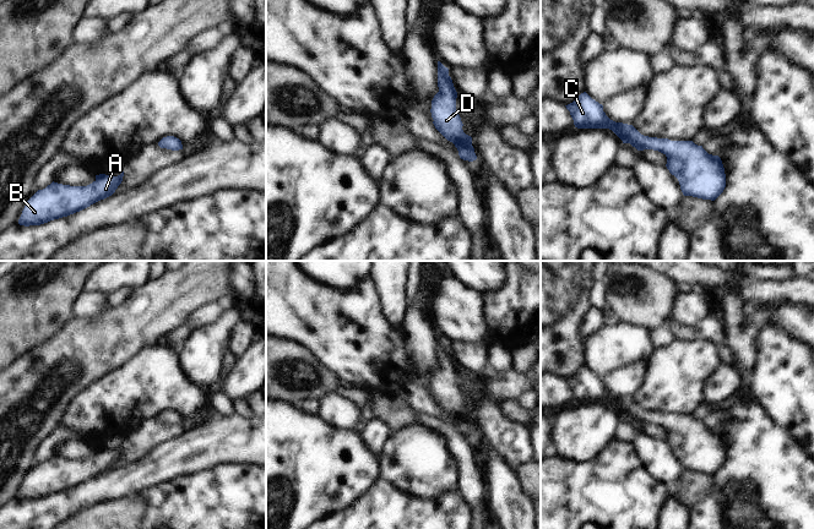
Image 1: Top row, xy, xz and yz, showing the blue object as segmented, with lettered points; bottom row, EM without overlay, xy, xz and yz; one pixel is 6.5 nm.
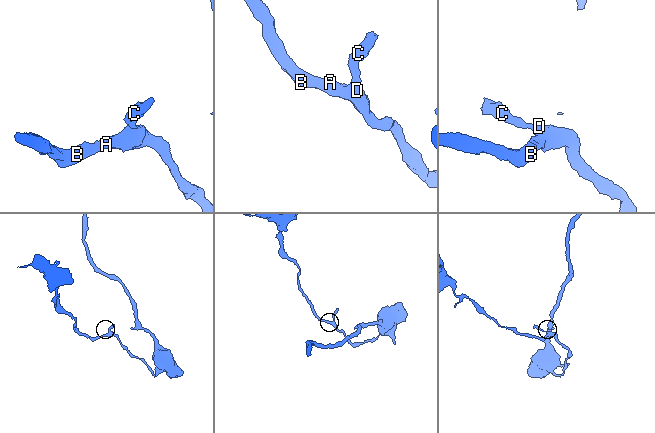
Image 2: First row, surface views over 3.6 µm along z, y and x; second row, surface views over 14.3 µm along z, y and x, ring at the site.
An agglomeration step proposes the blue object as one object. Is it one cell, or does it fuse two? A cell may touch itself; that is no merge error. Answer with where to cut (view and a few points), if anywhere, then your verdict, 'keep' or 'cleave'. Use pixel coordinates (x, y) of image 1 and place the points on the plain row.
no cut | keep

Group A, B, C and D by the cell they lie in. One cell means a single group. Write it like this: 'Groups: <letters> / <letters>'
Groups: A B C D

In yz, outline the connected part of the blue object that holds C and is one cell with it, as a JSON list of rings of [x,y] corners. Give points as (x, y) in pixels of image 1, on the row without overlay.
[[[586,366],[581,367],[572,377],[565,380],[570,386],[574,399],[577,403],[609,403],[623,418],[630,418],[637,425],[653,424],[667,431],[667,443],[674,449],[684,470],[715,475],[726,462],[726,448],[718,430],[709,429],[702,420],[693,415],[671,415],[641,409],[633,399],[615,397],[603,386],[603,380],[592,373]]]

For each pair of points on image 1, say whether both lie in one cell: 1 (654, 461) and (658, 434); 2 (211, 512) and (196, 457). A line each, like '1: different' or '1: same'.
1: different
2: different

